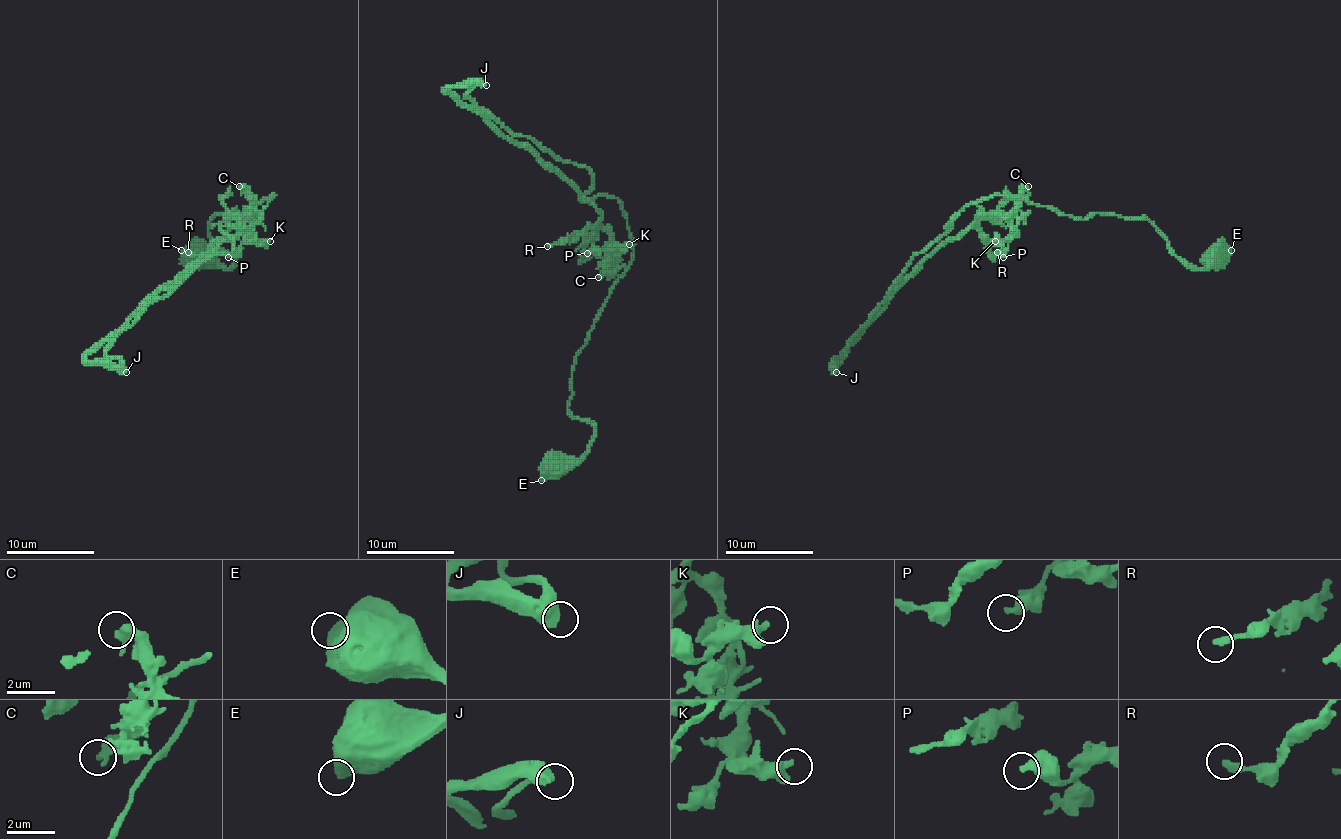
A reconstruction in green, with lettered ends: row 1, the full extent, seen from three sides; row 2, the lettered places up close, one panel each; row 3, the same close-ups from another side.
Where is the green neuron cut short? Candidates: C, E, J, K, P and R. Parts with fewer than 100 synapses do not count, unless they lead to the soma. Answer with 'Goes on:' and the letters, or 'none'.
Goes on: J

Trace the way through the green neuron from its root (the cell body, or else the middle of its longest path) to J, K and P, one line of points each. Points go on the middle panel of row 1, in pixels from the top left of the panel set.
J: (634, 240), (616, 198), (583, 200), (466, 96), (472, 83), (486, 85)
K: (634, 240), (616, 198), (581, 198), (600, 213), (600, 226), (616, 246), (609, 260), (616, 249), (629, 244)
P: (634, 240), (616, 198), (583, 200), (583, 196), (600, 213), (600, 226), (616, 246), (609, 260), (587, 253)

